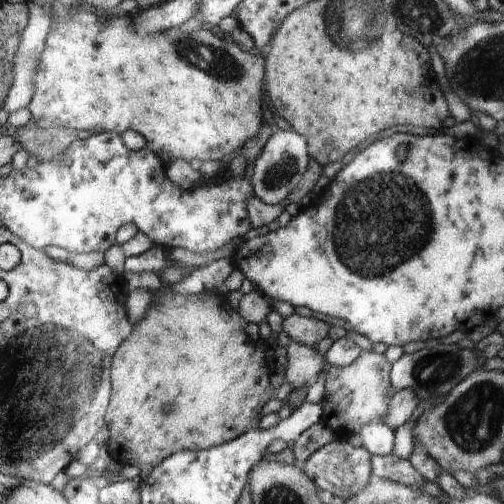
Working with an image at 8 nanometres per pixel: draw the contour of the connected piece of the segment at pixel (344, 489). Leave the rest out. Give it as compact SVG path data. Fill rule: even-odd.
M339 436L335 441L329 442L327 445L319 448L306 461L304 471L309 475L317 488L328 490L334 496L341 496L343 499L349 499L351 496L358 494L369 481L372 474L371 455L364 447L356 447L348 440L344 440Z

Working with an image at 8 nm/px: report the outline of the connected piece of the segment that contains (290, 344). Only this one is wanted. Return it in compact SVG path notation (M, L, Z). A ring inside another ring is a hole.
M284 339L283 343L288 349L285 382L293 389L306 386L308 380L314 380L324 370L324 356L316 348L298 344L294 339Z

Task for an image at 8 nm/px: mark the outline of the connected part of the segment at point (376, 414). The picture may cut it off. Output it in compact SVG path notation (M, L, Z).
M361 351L352 365L337 367L331 365L327 371L325 395L319 402L323 408L320 423L339 435L354 434L369 423L379 423L386 416L386 396L397 394L397 388L390 384L390 362L384 354L376 351Z

